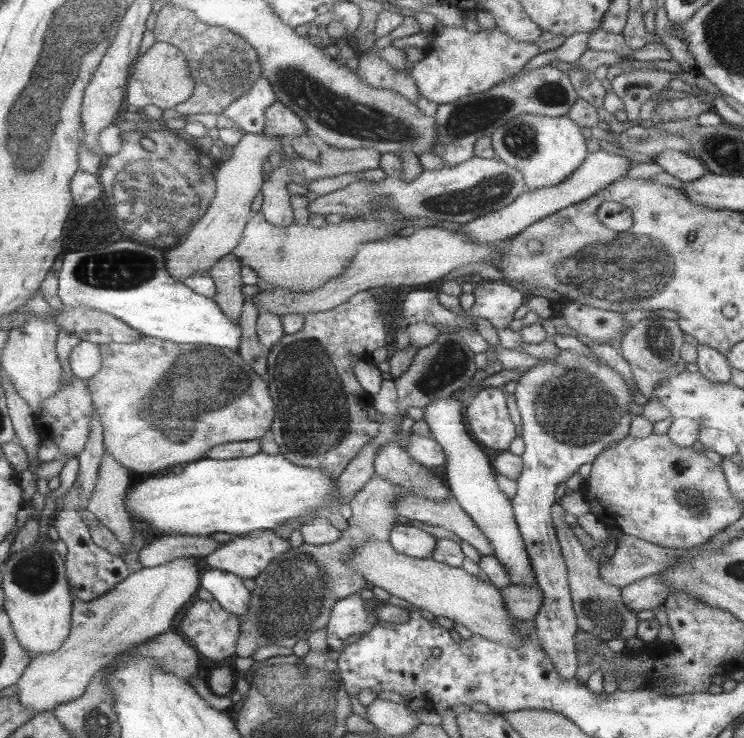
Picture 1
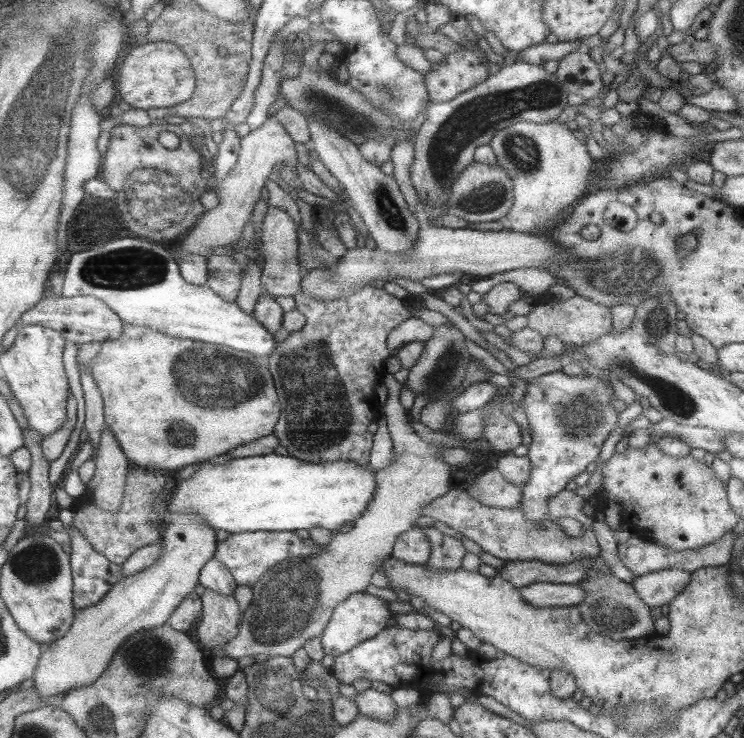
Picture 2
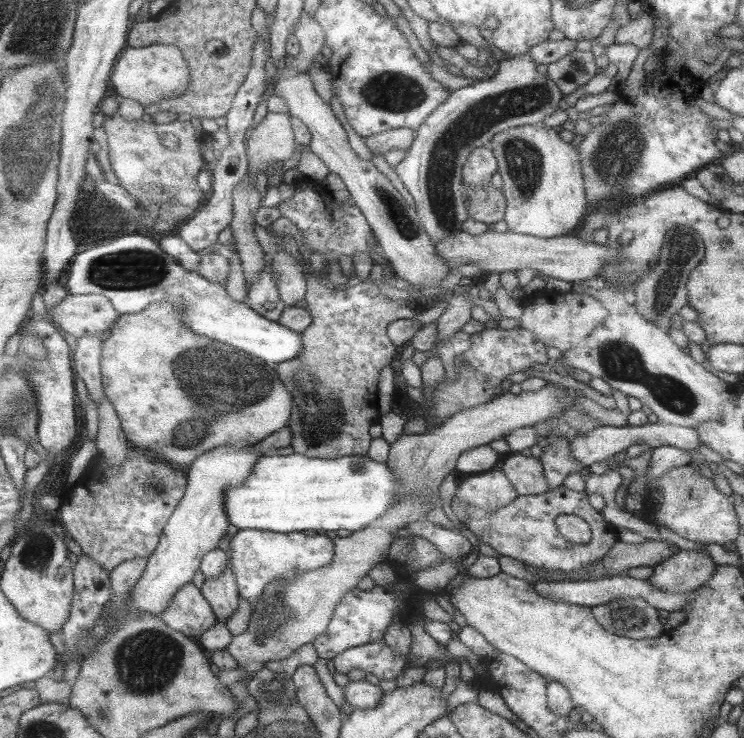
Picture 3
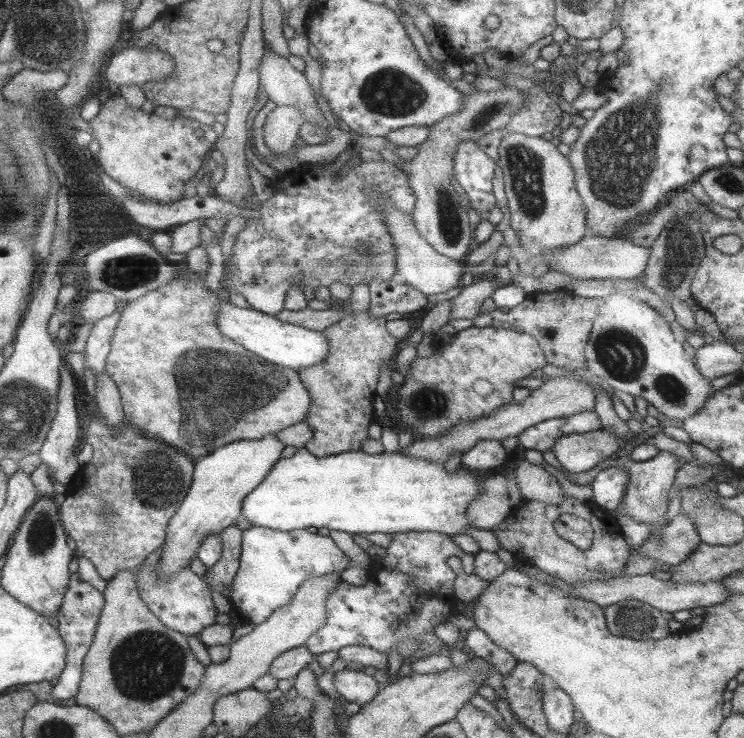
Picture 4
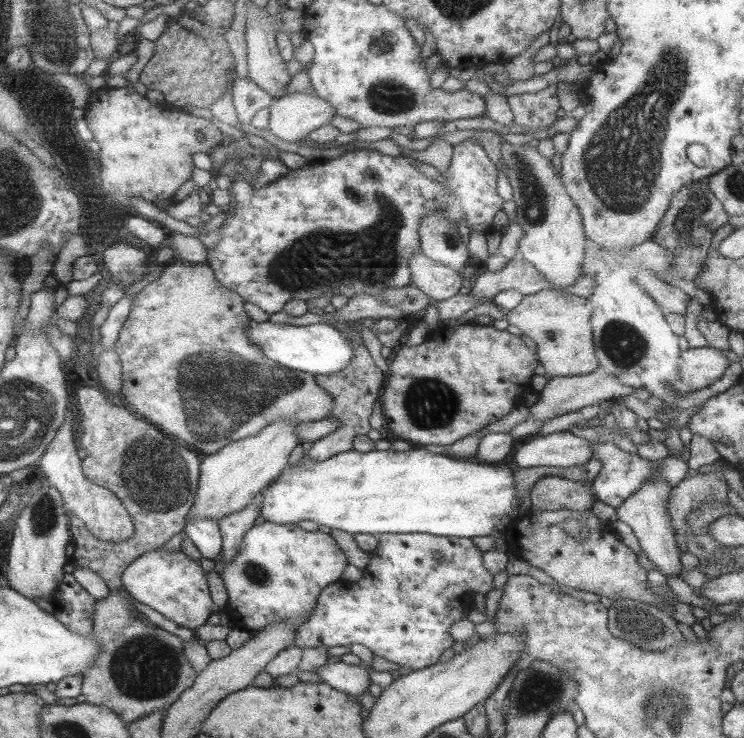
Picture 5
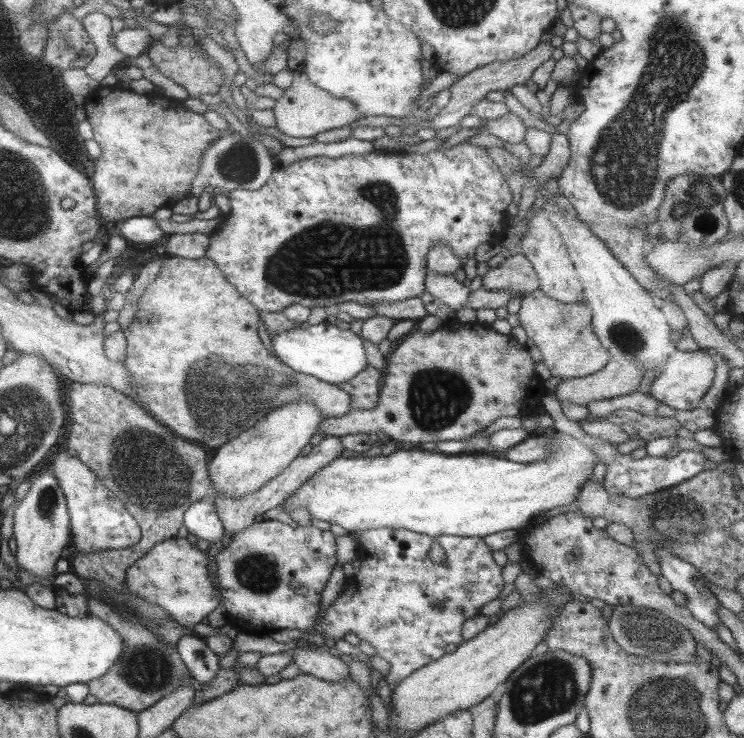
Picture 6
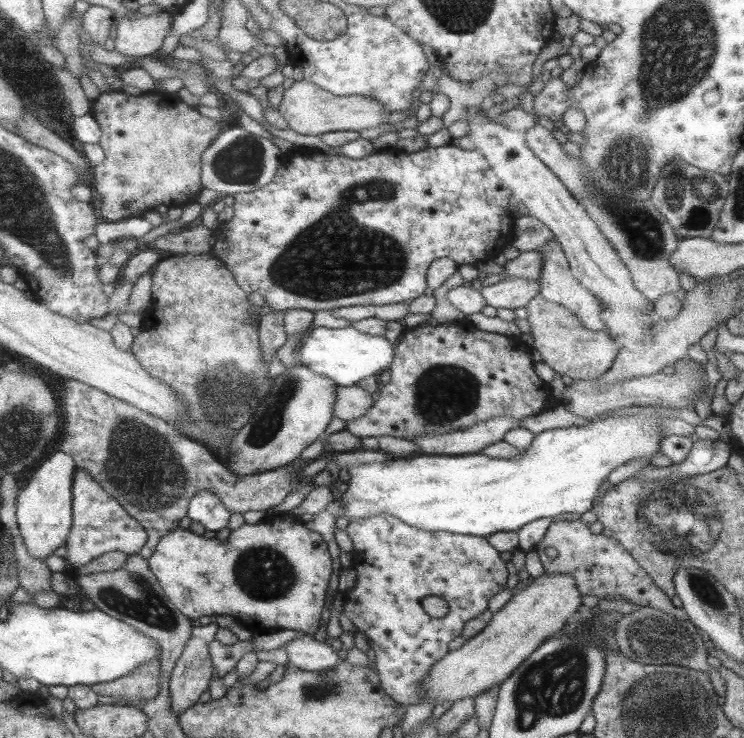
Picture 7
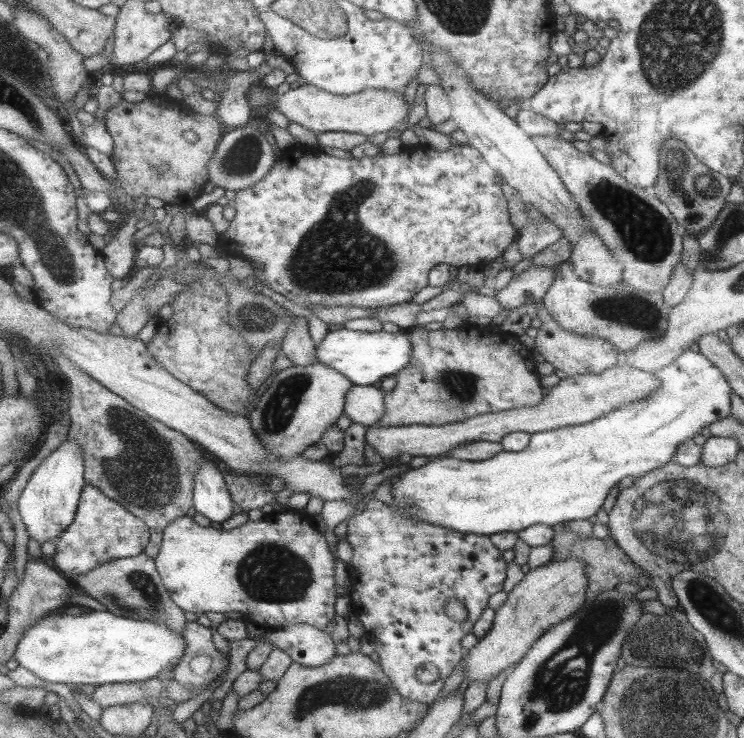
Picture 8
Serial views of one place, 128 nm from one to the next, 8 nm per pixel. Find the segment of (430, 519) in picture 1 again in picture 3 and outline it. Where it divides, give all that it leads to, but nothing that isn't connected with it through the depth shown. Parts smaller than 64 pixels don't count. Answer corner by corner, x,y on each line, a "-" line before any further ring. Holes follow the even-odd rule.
559,485
543,494
517,495
509,504
493,512
465,504
465,516
467,516
465,526
477,540
489,544
503,556
547,570
569,572
599,562
618,540
616,534
618,529
605,522
600,511
593,509
587,498
588,495
584,491
576,492
-
558,514
573,514
587,522
591,533
589,542
581,545
567,542
557,532
554,524
554,518

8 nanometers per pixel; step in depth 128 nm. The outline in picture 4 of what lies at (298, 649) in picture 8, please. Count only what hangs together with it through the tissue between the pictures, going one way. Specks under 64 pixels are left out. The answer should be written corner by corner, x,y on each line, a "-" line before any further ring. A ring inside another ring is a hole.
343,669
334,673
334,686
348,702
363,706
379,694
379,682
363,670

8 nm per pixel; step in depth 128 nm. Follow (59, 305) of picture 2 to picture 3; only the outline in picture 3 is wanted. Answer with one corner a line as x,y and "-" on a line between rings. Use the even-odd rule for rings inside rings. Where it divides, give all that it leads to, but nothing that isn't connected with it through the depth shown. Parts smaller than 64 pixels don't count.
69,294
59,304
47,308
47,314
53,318
53,324
57,323
62,330
77,339
108,335
121,316
113,301
104,294

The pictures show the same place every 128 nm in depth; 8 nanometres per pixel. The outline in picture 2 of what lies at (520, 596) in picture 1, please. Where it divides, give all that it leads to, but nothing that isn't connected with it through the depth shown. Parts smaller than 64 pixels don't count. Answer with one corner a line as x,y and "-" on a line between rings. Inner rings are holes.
534,582
518,588
522,600
532,608
569,607
586,598
581,585

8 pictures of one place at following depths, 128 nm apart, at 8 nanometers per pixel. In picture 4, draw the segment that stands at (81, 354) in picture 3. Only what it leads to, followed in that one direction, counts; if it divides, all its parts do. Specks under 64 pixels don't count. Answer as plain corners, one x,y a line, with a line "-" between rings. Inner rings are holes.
117,310
111,317
107,316
95,322
87,344
85,346
85,366
87,370
92,370
97,377
106,370
109,356
112,352
113,338
117,333
117,328
121,322
122,311

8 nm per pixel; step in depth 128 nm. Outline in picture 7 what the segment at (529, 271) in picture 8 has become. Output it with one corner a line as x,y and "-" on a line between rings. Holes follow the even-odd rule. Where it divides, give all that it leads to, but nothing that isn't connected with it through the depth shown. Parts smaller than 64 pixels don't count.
505,277
496,283
479,287
485,304
493,308
521,308
539,292
537,279
527,280
519,277

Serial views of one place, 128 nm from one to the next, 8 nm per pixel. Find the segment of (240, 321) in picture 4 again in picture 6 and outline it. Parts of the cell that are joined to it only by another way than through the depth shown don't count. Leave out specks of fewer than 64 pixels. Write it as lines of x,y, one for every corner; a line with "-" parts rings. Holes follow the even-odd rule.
326,320
316,326
305,329
299,326
270,337
273,351
285,365
330,384
349,383
370,366
364,338
353,330
341,330
339,326
329,324

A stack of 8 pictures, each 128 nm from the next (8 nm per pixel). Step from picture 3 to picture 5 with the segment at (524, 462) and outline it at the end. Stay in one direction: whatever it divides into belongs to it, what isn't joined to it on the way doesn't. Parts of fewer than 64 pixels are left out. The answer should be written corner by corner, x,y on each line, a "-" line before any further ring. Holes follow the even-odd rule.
546,475
540,478
529,492
530,510
537,512
559,509
583,512
583,510
590,510
593,502
597,500
594,491
591,491
591,488
586,488
581,481
571,481
557,475

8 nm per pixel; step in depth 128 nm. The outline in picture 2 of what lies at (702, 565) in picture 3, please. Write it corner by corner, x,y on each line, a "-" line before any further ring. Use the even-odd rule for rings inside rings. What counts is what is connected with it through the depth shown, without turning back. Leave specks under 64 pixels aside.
667,567
636,576
629,583
647,607
661,607
680,594
687,586
689,576
691,571

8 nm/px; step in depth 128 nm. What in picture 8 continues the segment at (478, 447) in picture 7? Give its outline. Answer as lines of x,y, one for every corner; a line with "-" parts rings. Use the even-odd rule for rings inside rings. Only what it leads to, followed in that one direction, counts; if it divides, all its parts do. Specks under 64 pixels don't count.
623,364
607,368
599,374
562,376
558,384
547,392
547,396
534,406
487,413
465,419
460,423
433,426
412,424
396,427
375,427
368,432
368,444
387,461
408,453
412,457
439,458
453,448
475,441
500,442
508,432
534,432
555,430
561,426
575,426
591,422
615,408
634,404
654,392
660,381
653,373
647,373

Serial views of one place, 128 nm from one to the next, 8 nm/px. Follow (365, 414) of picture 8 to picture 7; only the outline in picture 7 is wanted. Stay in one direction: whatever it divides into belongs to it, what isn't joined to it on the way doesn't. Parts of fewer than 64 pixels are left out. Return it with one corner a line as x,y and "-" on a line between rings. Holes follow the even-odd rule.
340,386
335,417
346,421
362,418
375,407
376,399
362,386

